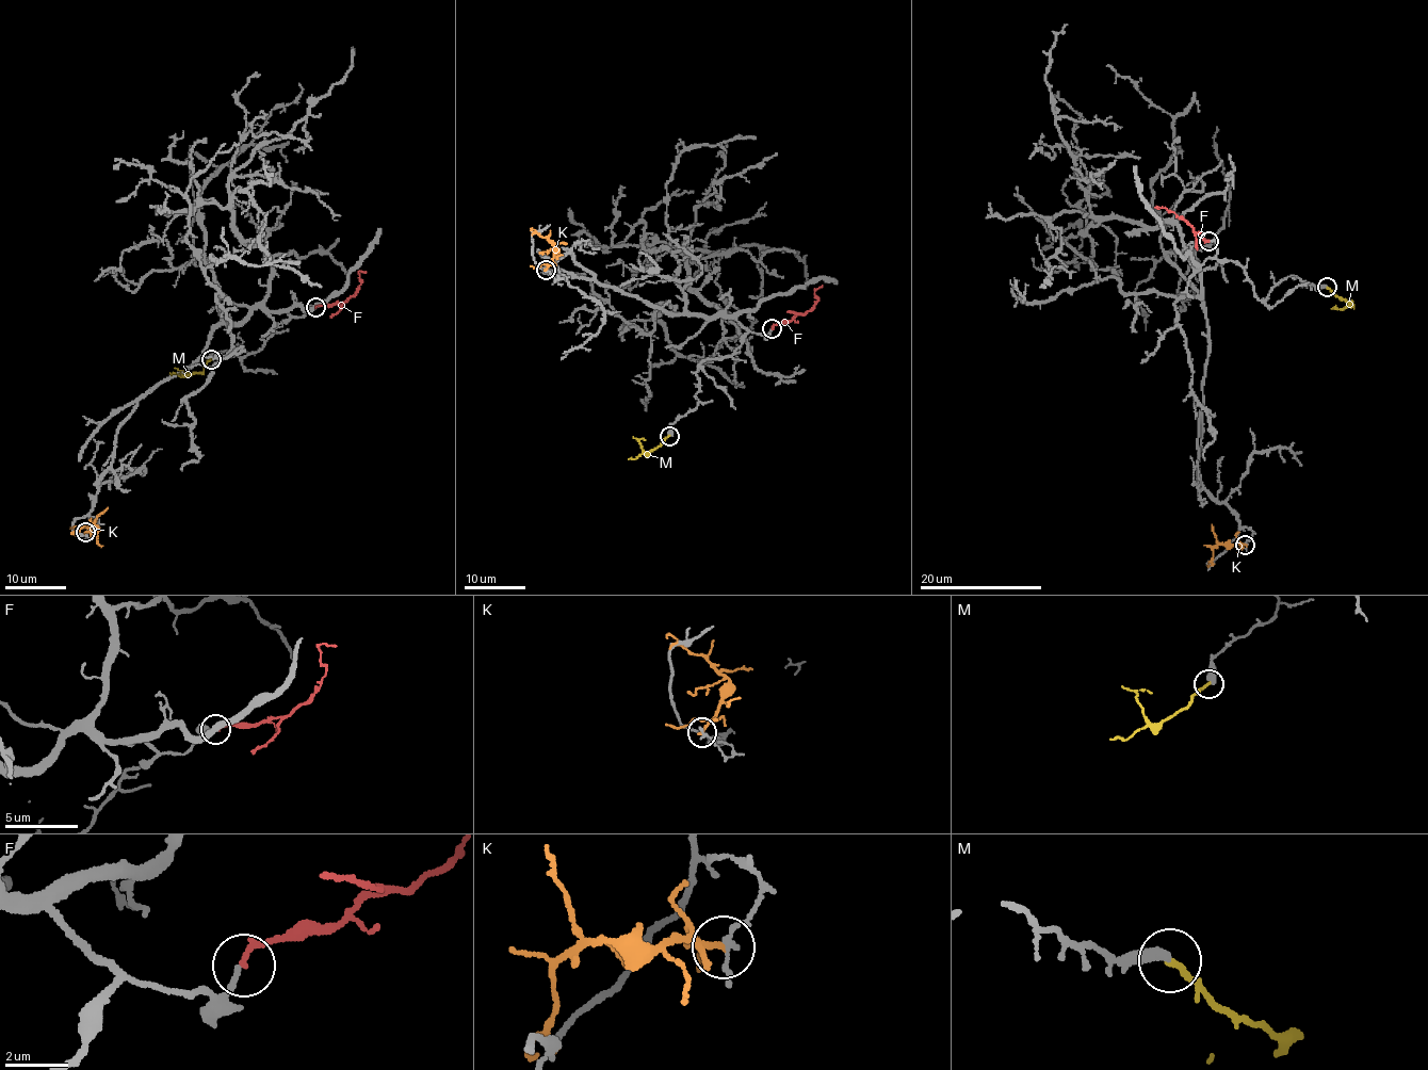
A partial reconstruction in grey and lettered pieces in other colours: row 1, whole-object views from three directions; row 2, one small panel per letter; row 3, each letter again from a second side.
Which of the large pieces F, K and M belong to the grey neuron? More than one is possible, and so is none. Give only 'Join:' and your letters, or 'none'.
Join: F, M

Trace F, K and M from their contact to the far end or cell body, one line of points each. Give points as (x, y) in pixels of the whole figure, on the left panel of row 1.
F: (314, 307), (346, 302), (360, 285), (358, 273), (366, 272)
K: (85, 532), (95, 530), (93, 524), (84, 524), (70, 533)
M: (211, 359), (204, 372), (183, 376), (175, 368)

